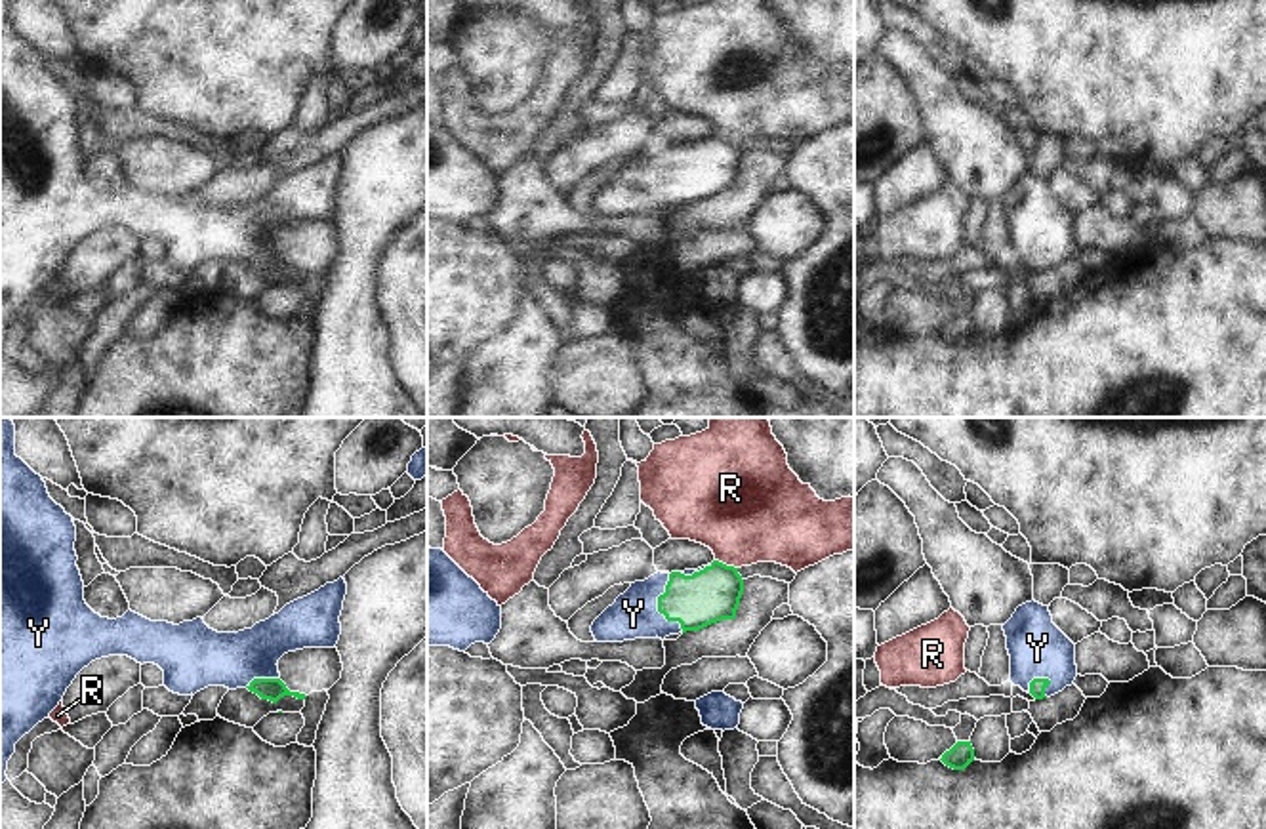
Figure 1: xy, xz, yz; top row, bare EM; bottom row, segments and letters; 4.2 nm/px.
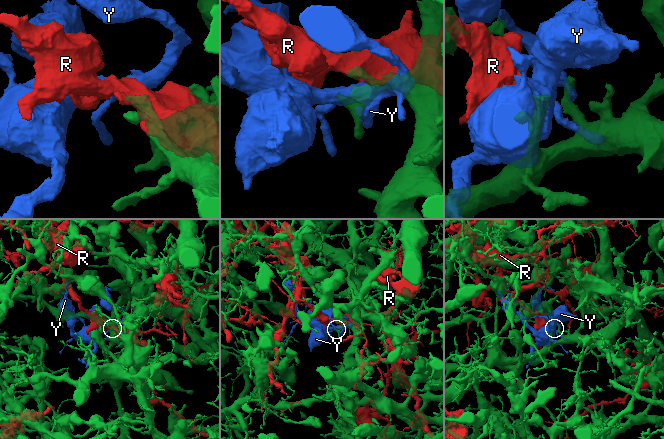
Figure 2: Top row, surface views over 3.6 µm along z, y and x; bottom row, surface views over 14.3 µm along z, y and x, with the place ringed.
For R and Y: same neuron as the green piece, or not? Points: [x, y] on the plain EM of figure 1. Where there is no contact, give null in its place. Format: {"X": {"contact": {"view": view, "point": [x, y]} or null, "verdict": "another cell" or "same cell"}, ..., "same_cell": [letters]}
{"R": {"contact": {"view": "xz", "point": [725, 138]}, "verdict": "another cell"}, "Y": {"contact": {"view": "xz", "point": [658, 180]}, "verdict": "same cell"}, "same_cell": ["Y"]}

